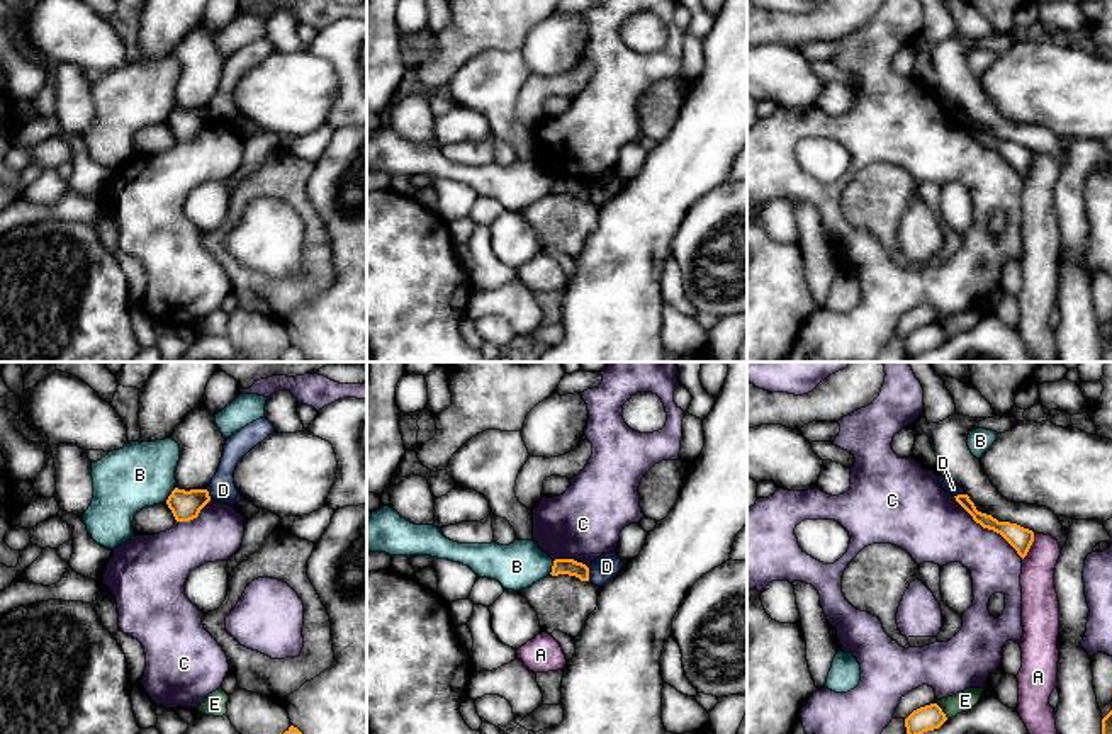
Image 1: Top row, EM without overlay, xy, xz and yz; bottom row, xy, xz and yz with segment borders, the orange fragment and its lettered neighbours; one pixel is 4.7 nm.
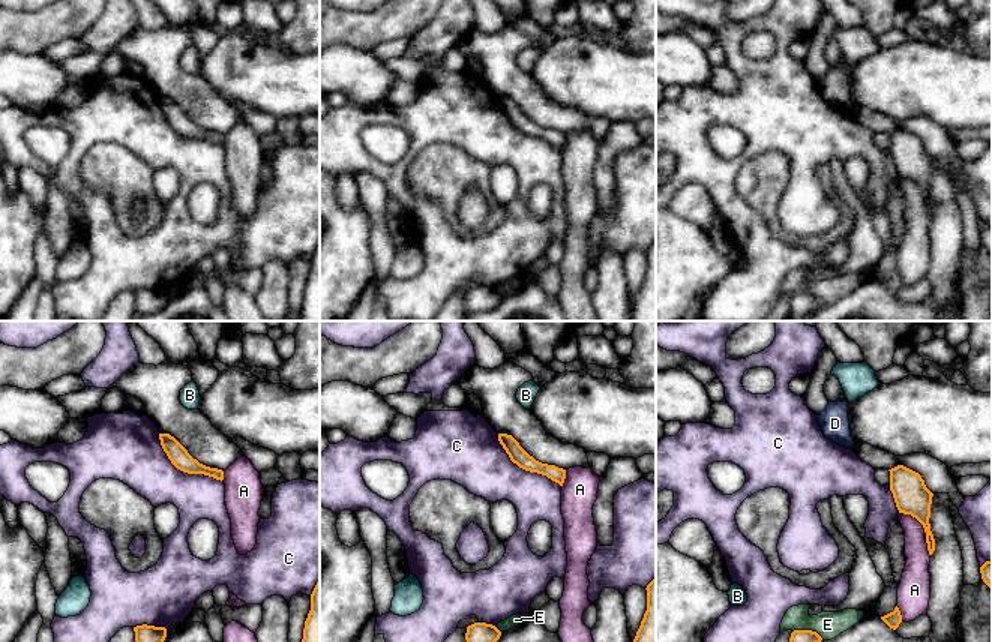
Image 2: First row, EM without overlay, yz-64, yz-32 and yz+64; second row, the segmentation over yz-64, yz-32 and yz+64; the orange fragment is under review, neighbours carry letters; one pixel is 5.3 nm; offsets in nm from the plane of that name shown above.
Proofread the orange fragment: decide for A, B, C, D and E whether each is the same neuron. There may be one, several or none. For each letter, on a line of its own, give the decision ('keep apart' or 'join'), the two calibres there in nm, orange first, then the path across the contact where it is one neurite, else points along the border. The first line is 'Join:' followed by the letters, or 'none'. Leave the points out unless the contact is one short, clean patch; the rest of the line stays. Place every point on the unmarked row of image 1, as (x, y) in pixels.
Join: none
A: keep apart; 110 nm thick on the orange side, 170 nm on the other
B: keep apart; 140 nm thick on the orange side, 300 nm on the other; border along xy (175, 107), (165, 121)
C: keep apart; 110 nm thick on the orange side, 320 nm on the other
D: keep apart; 80 nm thick on the orange side, 120 nm on the other; border along xz (586, 186), (589, 199)
E: keep apart; 120 nm thick on the orange side, 100 nm on the other

